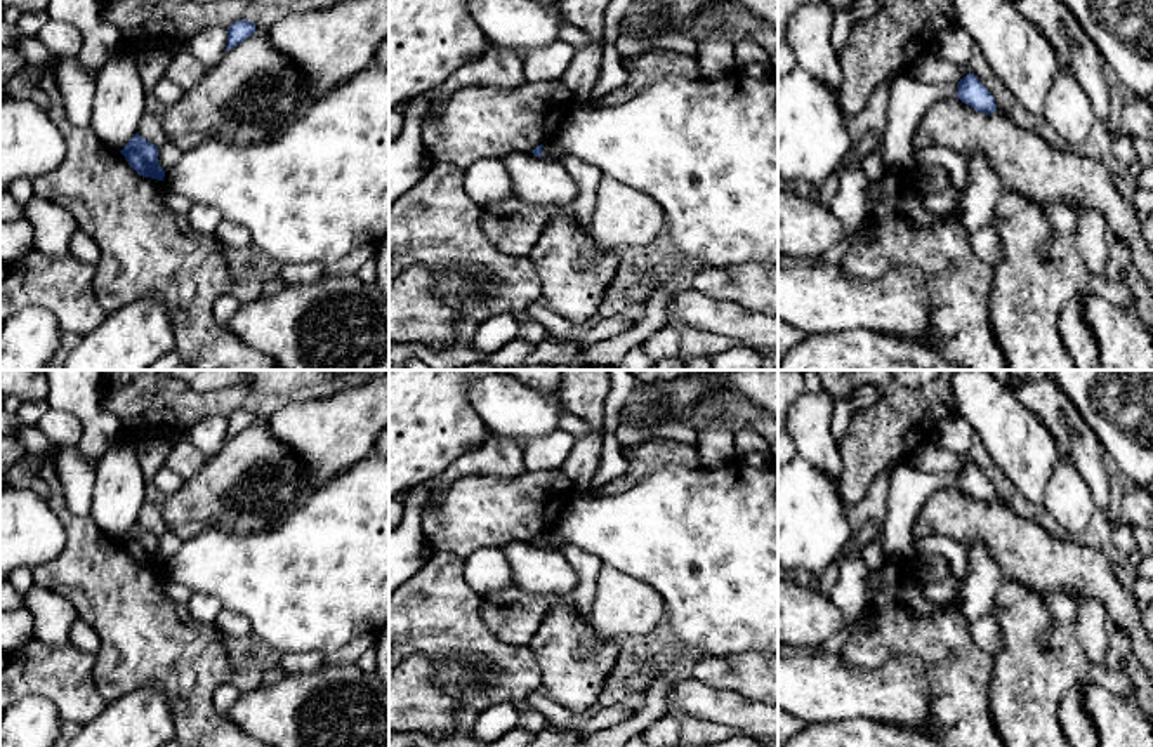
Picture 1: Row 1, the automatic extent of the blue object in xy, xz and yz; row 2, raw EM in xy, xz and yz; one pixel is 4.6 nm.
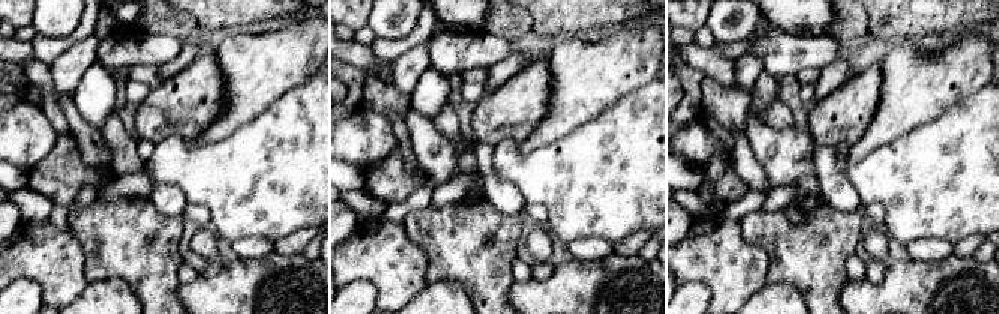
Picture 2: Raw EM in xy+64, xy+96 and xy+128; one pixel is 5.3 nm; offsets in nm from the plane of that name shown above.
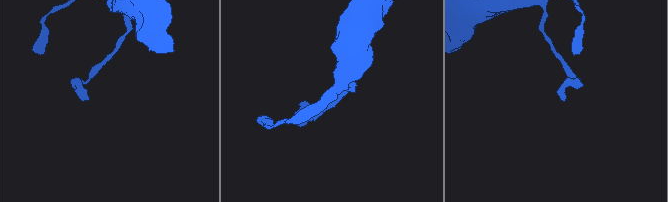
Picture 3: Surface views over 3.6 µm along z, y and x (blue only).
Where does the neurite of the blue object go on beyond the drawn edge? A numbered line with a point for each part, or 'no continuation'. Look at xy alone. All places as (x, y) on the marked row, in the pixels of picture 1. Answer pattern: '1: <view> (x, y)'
no continuation

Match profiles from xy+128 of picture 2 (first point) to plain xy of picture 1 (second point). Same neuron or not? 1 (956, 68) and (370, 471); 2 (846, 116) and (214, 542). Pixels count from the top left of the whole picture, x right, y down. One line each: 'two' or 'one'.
1: two
2: two

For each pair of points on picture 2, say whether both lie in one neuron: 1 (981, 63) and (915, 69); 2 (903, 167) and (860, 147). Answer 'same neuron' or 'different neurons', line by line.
1: same neuron
2: different neurons

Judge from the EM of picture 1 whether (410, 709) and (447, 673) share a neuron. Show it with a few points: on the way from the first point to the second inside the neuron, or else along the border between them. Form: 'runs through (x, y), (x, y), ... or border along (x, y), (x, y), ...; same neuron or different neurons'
border along (408, 655), (434, 659), (464, 706), (455, 720); different neurons

